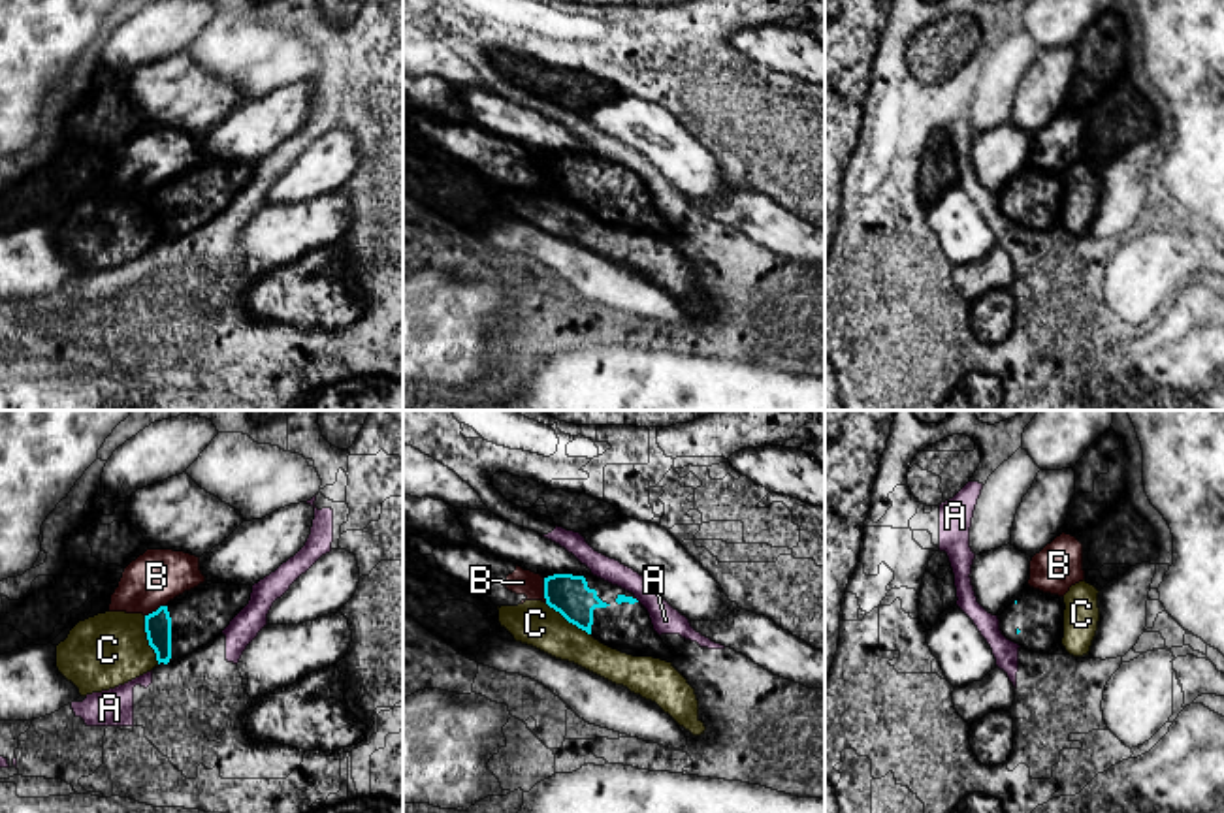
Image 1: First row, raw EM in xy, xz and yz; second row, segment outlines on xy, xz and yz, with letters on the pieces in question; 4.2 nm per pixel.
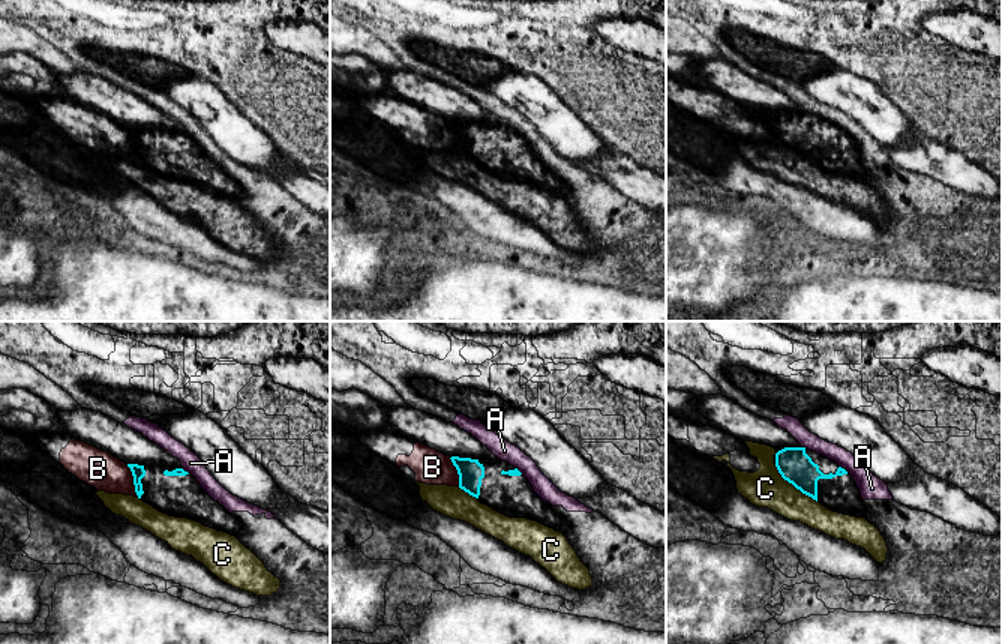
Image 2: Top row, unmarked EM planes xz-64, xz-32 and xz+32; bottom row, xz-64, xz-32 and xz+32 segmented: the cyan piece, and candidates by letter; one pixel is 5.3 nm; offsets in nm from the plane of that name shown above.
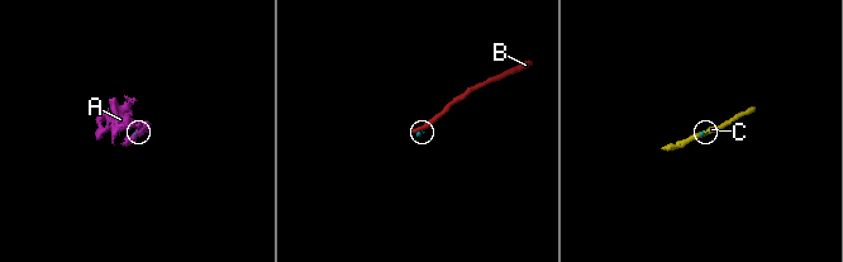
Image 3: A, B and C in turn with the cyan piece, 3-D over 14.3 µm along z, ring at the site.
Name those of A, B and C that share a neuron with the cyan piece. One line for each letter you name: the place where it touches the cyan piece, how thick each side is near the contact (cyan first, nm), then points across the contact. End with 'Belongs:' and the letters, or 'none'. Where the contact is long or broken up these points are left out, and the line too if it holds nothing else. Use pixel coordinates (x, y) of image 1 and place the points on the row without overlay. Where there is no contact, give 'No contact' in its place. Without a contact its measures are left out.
Belongs: none

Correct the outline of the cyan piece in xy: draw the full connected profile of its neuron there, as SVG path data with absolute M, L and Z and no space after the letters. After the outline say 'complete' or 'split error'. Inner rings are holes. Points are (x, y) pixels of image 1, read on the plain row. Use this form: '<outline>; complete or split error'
M203 160L145 194L158 243L179 239L211 222L249 183L252 164Z; split error

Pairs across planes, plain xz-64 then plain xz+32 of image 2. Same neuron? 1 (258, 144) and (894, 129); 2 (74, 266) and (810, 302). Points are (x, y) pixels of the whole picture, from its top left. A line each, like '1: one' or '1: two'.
1: one
2: one

